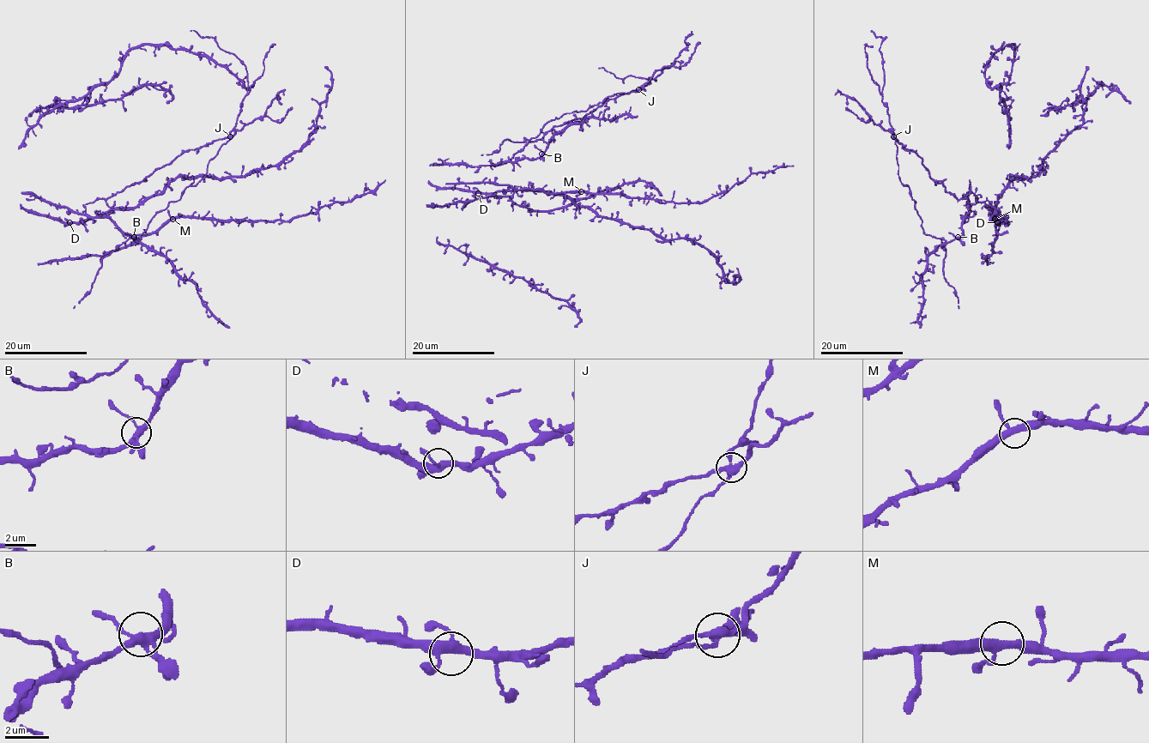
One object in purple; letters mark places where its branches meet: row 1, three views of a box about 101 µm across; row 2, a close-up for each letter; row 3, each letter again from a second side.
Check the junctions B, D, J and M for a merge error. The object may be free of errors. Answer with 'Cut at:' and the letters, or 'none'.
Cut at: J

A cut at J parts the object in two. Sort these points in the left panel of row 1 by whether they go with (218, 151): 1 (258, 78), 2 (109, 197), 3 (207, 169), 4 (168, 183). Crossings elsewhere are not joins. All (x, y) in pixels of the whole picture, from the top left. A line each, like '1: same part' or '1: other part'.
1: same part
2: other part
3: same part
4: same part

